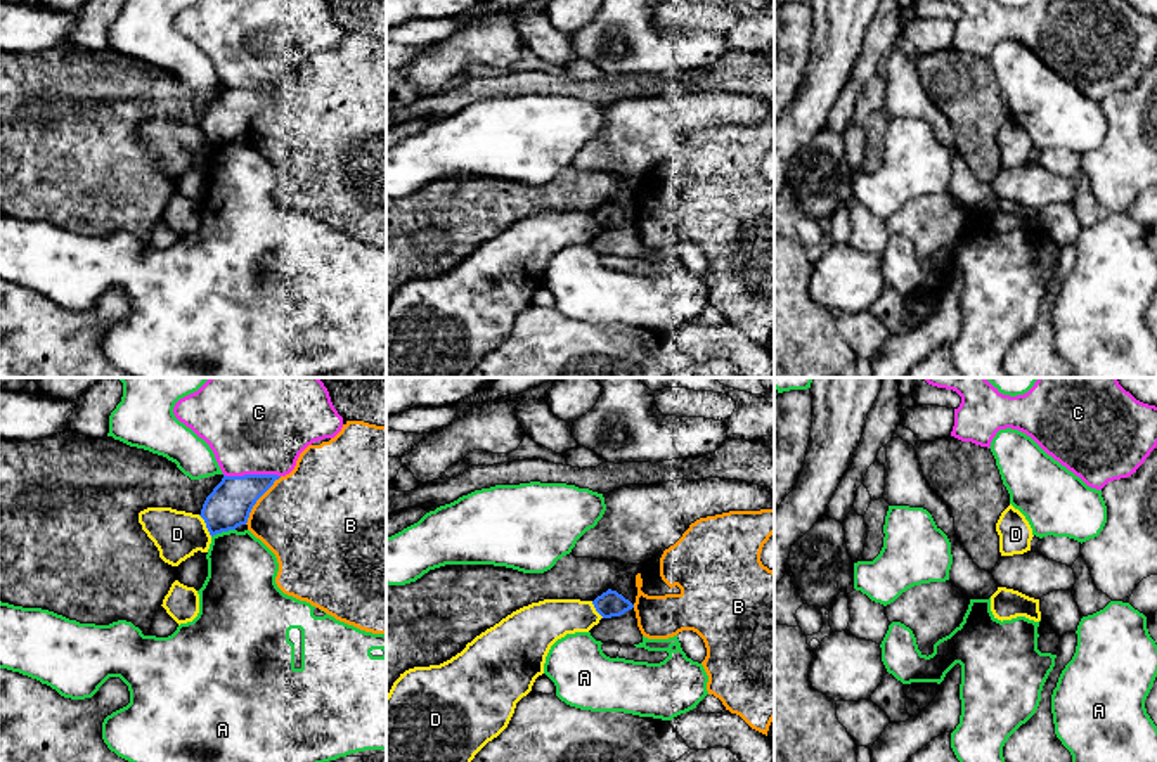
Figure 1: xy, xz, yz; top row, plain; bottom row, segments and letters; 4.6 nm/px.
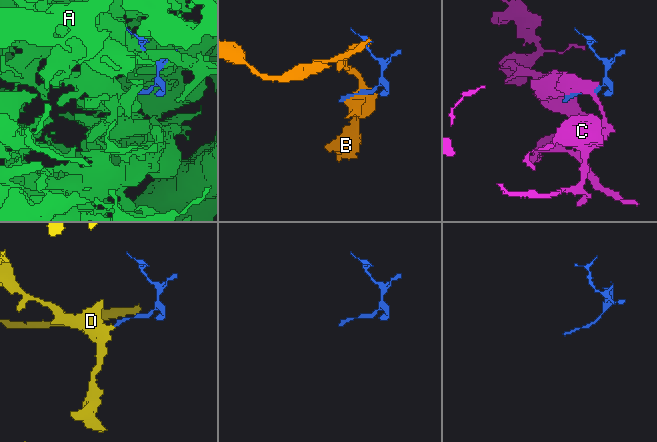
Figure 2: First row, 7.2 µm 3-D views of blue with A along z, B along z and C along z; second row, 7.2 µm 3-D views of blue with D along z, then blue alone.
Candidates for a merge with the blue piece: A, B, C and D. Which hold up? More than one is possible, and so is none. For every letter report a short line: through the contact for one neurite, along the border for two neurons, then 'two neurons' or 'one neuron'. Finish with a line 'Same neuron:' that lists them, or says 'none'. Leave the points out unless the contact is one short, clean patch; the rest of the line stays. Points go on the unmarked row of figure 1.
A: two neurons
B: two neurons
C: two neurons
D: xy (198, 127), (212, 148) | two neurons
Same neuron: none

